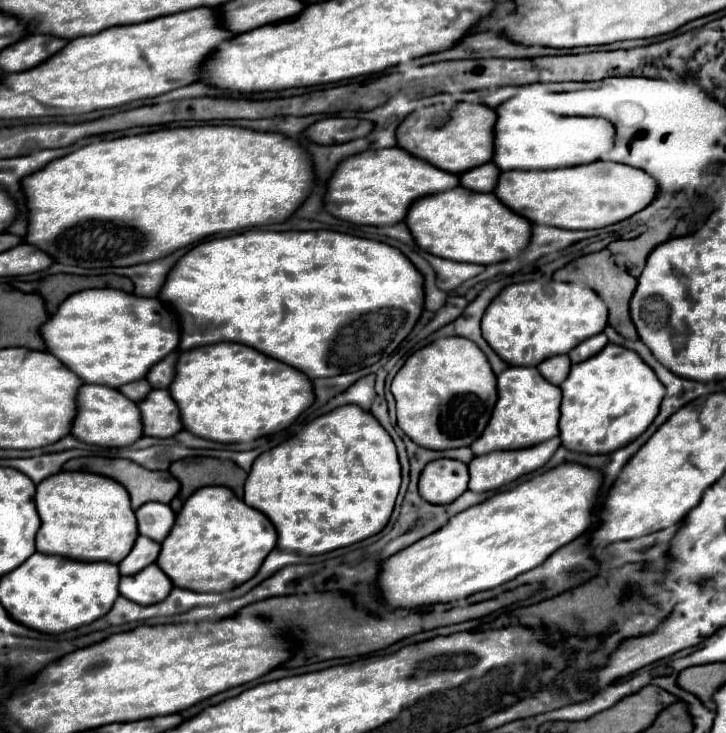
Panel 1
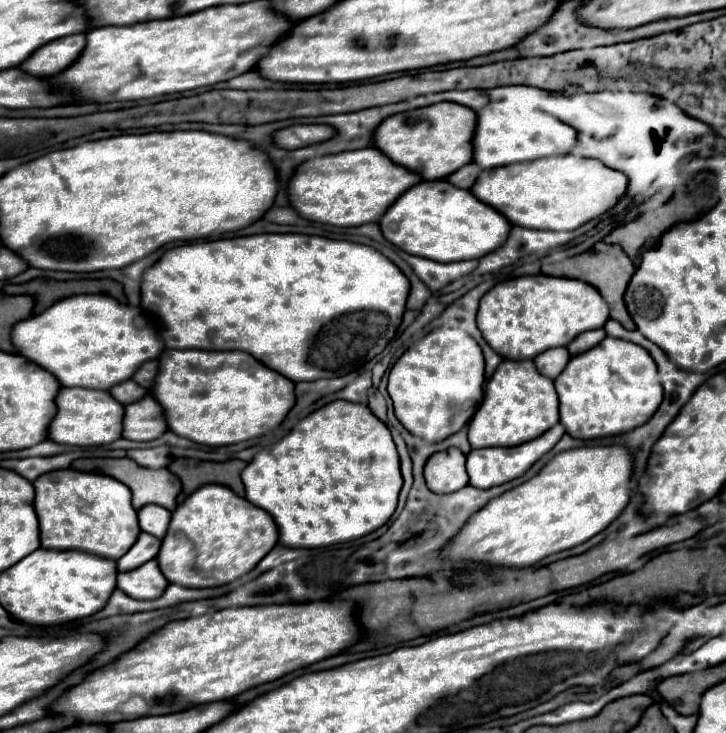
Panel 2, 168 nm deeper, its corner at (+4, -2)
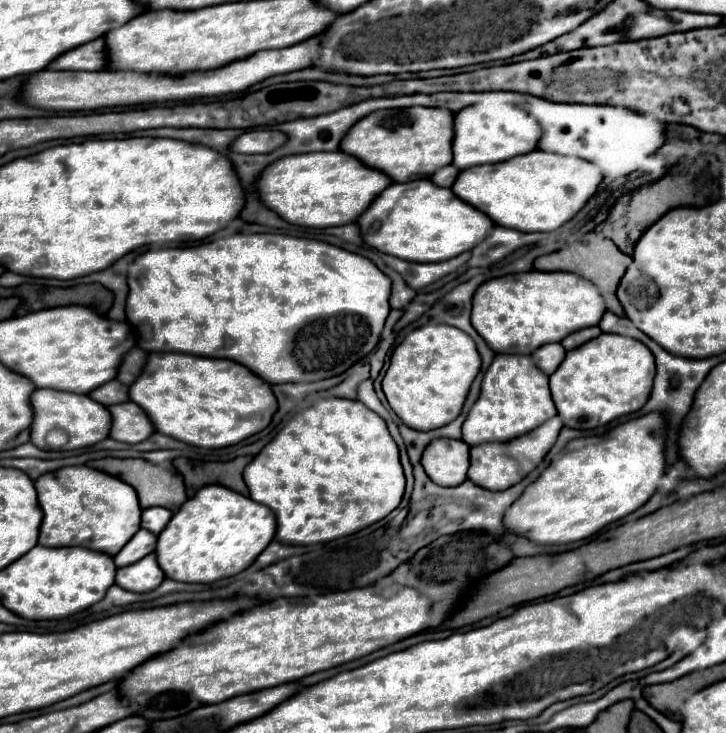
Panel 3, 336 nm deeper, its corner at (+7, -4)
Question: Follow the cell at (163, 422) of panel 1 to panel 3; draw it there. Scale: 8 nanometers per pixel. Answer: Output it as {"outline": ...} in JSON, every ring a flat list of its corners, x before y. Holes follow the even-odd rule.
{"outline":[[124,402,120,406,108,408,112,414,110,438,126,444,138,444,154,434,154,426,148,414,134,402]]}

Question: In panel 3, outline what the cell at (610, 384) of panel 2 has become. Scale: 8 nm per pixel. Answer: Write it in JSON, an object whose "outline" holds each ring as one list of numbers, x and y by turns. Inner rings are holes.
{"outline":[[600,334,592,342,580,346,580,350,566,354,564,362,550,376,550,390,564,426,592,430,638,412,650,398,652,382,654,358,642,342,628,336]]}

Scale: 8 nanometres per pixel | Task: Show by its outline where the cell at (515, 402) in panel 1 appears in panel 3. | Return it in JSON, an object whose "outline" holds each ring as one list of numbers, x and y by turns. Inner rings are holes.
{"outline":[[498,354,484,374,480,398,464,422,464,442,468,446,486,442,510,442,542,426,552,416,556,416,556,406,552,402,548,376,534,366,530,356]]}

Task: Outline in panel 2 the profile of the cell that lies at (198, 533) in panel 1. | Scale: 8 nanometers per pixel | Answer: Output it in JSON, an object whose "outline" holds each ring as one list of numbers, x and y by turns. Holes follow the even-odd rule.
{"outline":[[205,484,173,512,157,560,171,584,211,588,229,584,253,570,275,544,277,528,269,512,237,496,227,486]]}

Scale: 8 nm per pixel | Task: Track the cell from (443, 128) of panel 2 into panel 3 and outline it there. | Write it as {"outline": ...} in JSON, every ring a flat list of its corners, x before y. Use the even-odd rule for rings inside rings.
{"outline":[[400,108,378,110,356,122,344,136,340,150,368,166,388,174,394,182,430,178,442,166,452,164,454,112,446,108]]}

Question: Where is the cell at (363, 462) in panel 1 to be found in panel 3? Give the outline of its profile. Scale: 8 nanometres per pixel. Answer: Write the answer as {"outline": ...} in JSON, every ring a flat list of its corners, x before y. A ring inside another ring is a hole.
{"outline":[[328,398,328,400,320,400,314,408,308,408,306,412,302,412,300,416,292,418,286,428,268,444,264,446,264,450,244,468,244,482,250,490,250,498,258,504,268,506,274,516,276,516,276,540,282,544,292,544,292,546,310,546,310,544,326,544,332,542,336,538,342,536,350,536,360,532,366,526,372,526,374,522,382,520,384,516,388,516,402,500,404,494,404,474,402,474,402,466,400,466,400,458,398,458,398,446,394,442,394,438,390,436,386,422,372,412,370,408,366,408,362,402,358,400,344,400,344,398]]}

